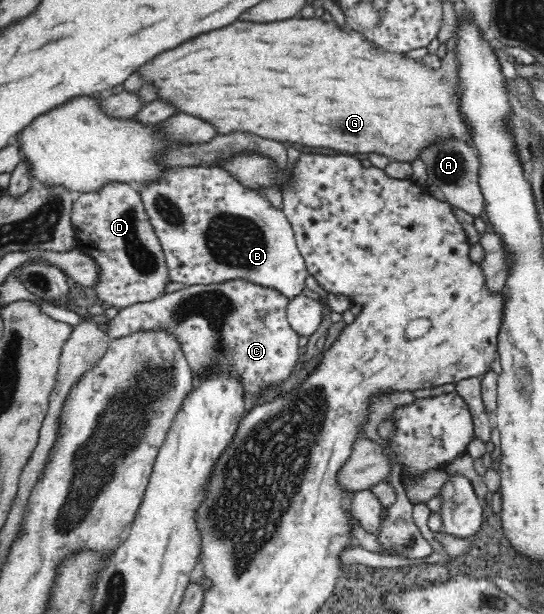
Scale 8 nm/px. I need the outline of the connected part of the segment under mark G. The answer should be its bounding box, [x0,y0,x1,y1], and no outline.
[137,16,471,162]

